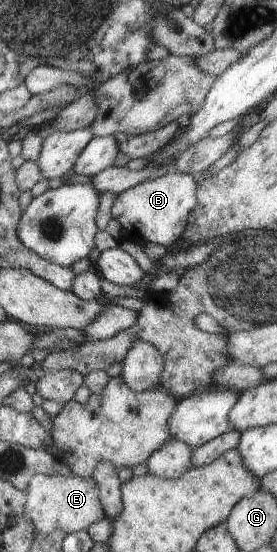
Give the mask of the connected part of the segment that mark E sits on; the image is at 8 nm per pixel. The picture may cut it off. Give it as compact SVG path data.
M37 474L26 487L27 501L24 512L31 518L37 533L47 535L61 528L67 534L86 530L94 521L106 516L100 500L100 485L91 478L75 474L43 475Z

